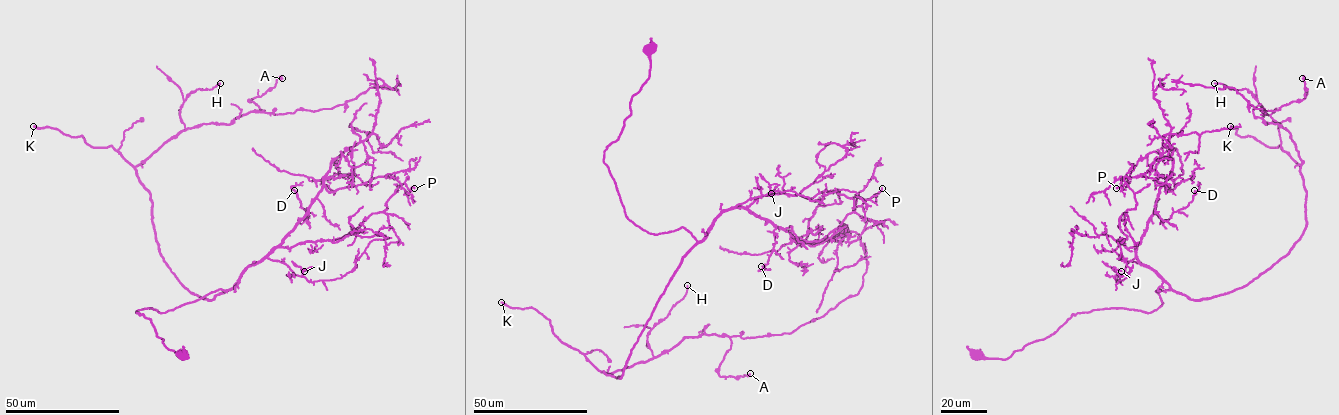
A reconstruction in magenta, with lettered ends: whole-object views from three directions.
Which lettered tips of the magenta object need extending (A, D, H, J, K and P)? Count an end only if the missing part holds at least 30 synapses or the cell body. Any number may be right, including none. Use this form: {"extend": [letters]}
{"extend": ["K"]}

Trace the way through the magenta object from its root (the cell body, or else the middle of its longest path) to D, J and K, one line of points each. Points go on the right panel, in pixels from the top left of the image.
D: (977, 355), (1007, 359), (1078, 313), (1156, 310), (1169, 286), (1136, 246), (1194, 190)
J: (977, 355), (1007, 359), (1078, 313), (1163, 303), (1154, 271), (1136, 257), (1121, 271)
K: (977, 355), (1078, 313), (1150, 313), (1158, 289), (1224, 294), (1282, 258), (1306, 224), (1300, 167), (1230, 126)

